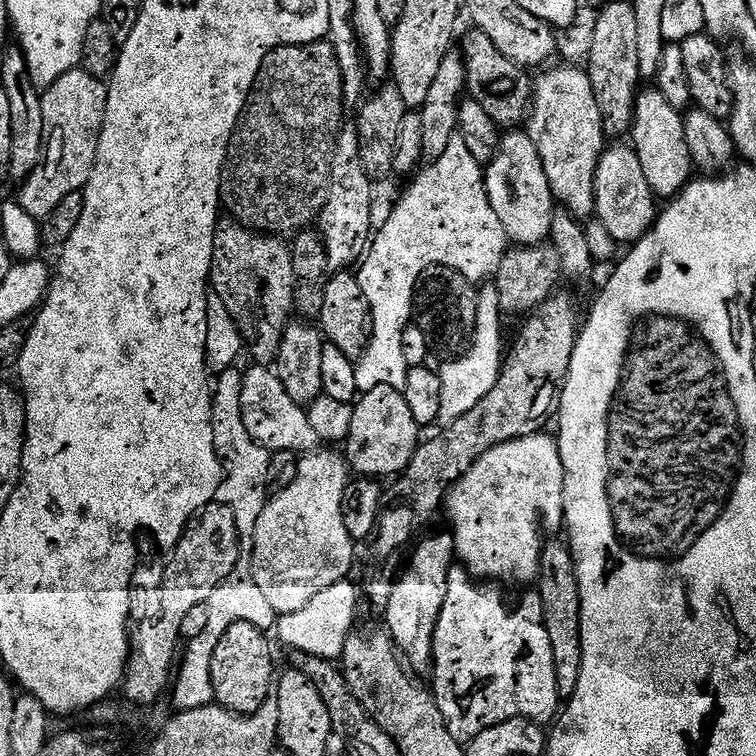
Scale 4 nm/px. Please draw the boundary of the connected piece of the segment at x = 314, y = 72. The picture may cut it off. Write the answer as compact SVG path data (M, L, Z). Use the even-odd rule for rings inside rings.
M327 39L315 40L309 44L284 44L274 49L262 62L258 70L258 78L246 98L246 106L236 123L236 129L232 135L232 141L228 144L228 157L224 159L224 171L220 182L220 203L223 211L229 212L231 219L246 228L265 234L295 234L311 229L319 221L322 210L326 206L326 198L330 190L330 174L332 173L332 159L334 158L334 146L340 129L345 127L344 107L344 83L342 82L342 70L338 66L338 54L334 54L334 46Z

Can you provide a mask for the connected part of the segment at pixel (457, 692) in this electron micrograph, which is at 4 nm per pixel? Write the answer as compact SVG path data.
M454 566L450 570L448 581L446 582L446 600L442 602L442 612L438 614L438 626L434 626L434 646L432 647L432 666L430 669L432 695L436 697L438 710L442 710L442 718L446 722L446 730L450 730L452 737L465 746L474 738L478 738L478 734L482 734L482 730L486 730L495 724L506 722L510 718L521 716L527 720L535 720L537 722L545 722L544 720L548 719L551 721L557 715L558 709L562 704L562 698L558 694L558 678L554 678L554 650L550 650L550 634L546 634L546 626L542 618L542 598L539 591L528 590L532 592L526 593L513 608L508 608L503 594L492 587L496 586L488 582L481 582L467 568Z

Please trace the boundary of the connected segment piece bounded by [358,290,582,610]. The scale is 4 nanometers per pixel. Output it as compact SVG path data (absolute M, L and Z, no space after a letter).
M557 290L553 292L552 297L544 300L524 322L524 329L517 336L513 346L511 343L510 351L502 362L494 390L490 390L490 394L486 394L486 398L482 398L482 402L474 406L474 410L466 410L462 418L451 421L445 427L448 428L445 432L438 433L433 440L425 439L417 448L414 458L410 458L410 466L406 466L406 470L391 481L392 489L387 489L386 503L381 507L378 522L358 548L358 568L364 571L362 596L363 599L365 596L376 607L376 610L384 609L390 602L390 594L394 591L398 573L402 568L400 555L403 554L404 547L406 547L406 552L409 545L417 539L416 531L427 522L428 516L434 515L439 508L441 511L449 488L464 477L466 470L470 470L470 466L474 466L474 462L478 462L478 458L482 458L486 450L502 442L510 442L514 438L523 436L533 436L535 432L541 431L543 424L540 423L547 418L551 408L553 411L557 407L570 370L570 358L574 358L576 338L582 327L581 313L580 316L576 313L576 300L570 293Z

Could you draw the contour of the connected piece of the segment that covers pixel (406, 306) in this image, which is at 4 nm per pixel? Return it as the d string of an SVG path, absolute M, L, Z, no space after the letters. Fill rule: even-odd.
M459 134L450 142L450 146L446 146L446 154L431 161L427 167L405 190L404 197L397 202L396 209L388 216L388 221L381 228L379 225L358 268L362 294L366 294L366 302L370 302L372 307L372 337L364 356L356 364L358 390L361 394L374 390L374 386L390 386L401 390L406 386L409 367L406 358L402 358L402 334L413 319L412 298L416 294L416 283L427 268L435 264L446 266L458 270L473 282L488 282L495 277L504 253L510 248L506 230L498 214L494 214L494 206L490 206L488 201L484 185L485 169L474 158L474 154L466 150L466 142L462 142Z

